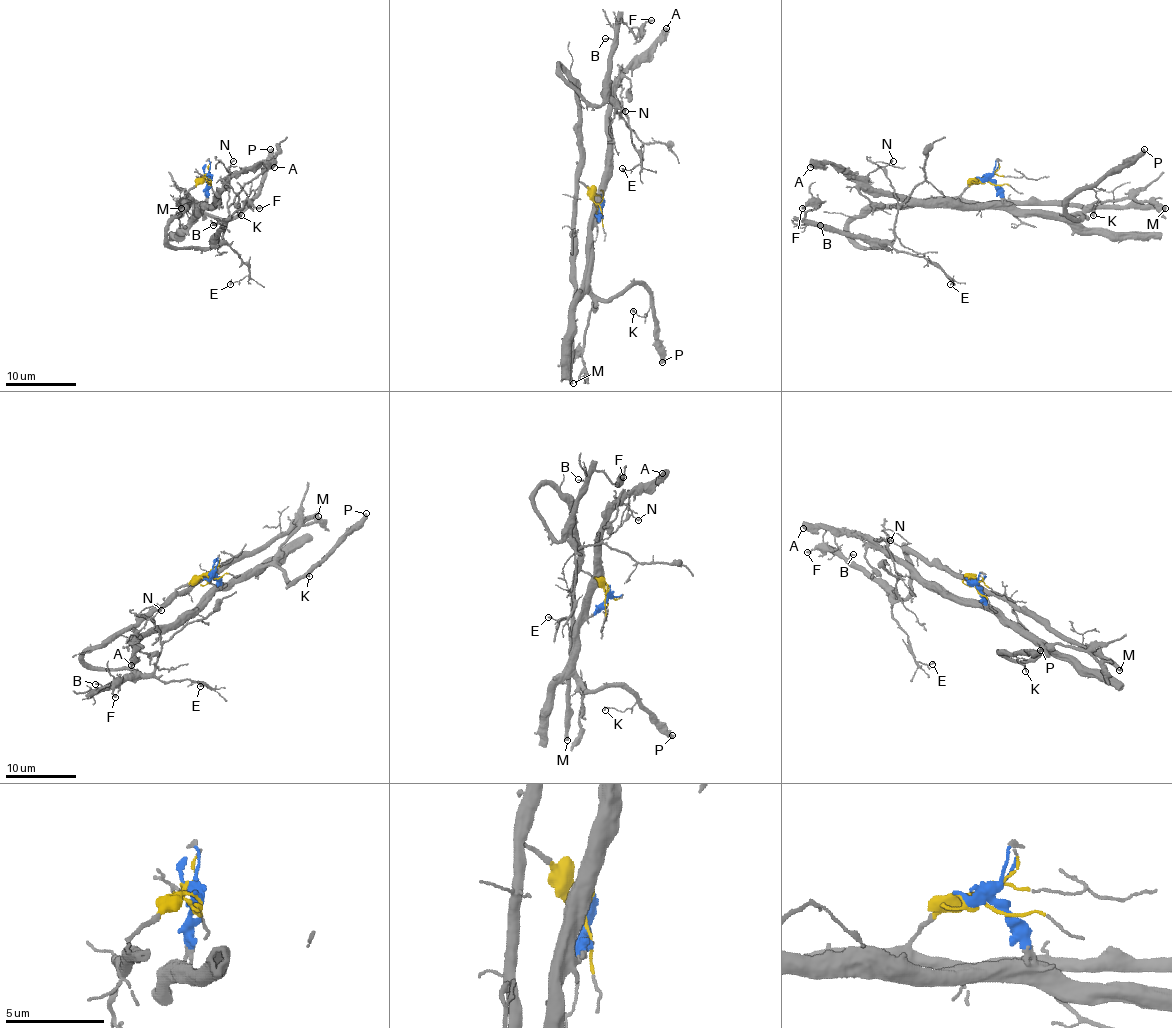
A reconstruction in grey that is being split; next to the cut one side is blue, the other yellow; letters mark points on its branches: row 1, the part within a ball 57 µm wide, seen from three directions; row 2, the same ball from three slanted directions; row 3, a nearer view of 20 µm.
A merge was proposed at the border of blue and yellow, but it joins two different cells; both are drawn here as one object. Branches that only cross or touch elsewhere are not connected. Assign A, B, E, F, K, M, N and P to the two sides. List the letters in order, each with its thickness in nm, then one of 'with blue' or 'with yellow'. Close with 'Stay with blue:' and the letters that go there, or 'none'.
A: calibre 550 nm; with blue
B: calibre 140 nm; with yellow
E: calibre 150 nm; with yellow
F: calibre 200 nm; with yellow
K: calibre 150 nm; with blue
M: calibre 440 nm; with yellow
N: calibre 130 nm; with blue
P: calibre 440 nm; with blue
Stay with blue: A, K, N, P

